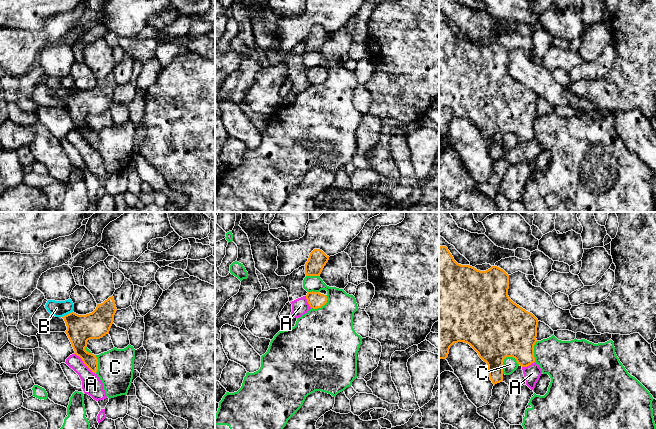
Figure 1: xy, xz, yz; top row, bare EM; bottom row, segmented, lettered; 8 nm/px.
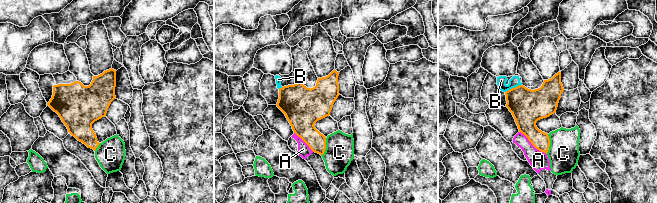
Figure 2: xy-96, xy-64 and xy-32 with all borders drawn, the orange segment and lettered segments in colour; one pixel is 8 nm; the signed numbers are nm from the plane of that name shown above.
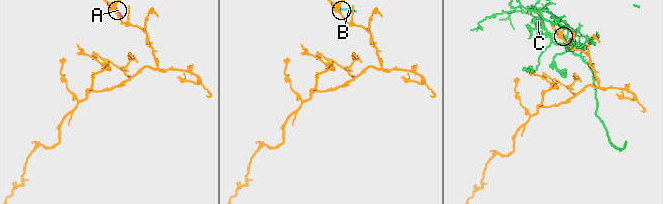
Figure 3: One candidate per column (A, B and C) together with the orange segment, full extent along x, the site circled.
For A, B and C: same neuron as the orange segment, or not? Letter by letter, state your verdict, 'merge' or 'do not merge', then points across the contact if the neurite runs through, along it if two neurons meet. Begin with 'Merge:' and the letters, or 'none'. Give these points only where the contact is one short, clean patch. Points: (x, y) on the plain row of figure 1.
Merge: none
A: do not merge; border xy (74, 129), (95, 150)
B: do not merge; border xy (72, 87), (62, 93)
C: do not merge; border yz (514, 133), (506, 133), (504, 135), (502, 149)

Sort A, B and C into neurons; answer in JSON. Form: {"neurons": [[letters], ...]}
{"neurons": [["A"], ["B"], ["C"]]}

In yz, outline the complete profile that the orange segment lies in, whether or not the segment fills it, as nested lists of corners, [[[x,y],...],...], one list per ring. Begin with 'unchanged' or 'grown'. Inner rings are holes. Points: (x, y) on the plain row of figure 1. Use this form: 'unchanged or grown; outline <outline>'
unchanged; outline [[[446,22],[439,23],[439,135],[446,135],[449,125],[454,119],[464,118],[469,120],[479,131],[479,133],[487,139],[490,156],[495,161],[503,157],[503,137],[506,133],[513,133],[522,143],[527,143],[535,138],[534,121],[537,118],[537,102],[538,95],[530,88],[526,87],[508,72],[509,51],[501,44],[492,42],[486,47],[480,47],[469,41],[458,40]]]

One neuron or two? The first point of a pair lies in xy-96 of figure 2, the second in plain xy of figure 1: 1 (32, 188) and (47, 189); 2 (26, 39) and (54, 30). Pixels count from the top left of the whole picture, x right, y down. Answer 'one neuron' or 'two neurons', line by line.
1: two neurons
2: one neuron

